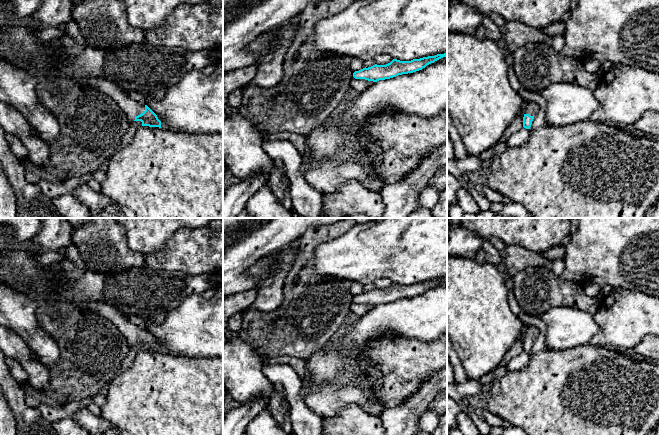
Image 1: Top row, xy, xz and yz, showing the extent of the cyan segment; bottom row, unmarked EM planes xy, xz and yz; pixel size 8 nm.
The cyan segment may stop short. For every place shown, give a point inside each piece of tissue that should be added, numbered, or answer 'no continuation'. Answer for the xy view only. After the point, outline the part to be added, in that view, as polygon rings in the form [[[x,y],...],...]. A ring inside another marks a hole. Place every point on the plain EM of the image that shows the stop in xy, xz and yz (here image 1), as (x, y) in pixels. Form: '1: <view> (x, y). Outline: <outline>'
1: xy (131, 332). Outline: [[[88,301],[85,303],[87,309],[103,315],[109,319],[117,329],[125,336],[129,346],[145,335],[145,329],[141,329],[129,321],[129,318],[114,306],[100,301]]]

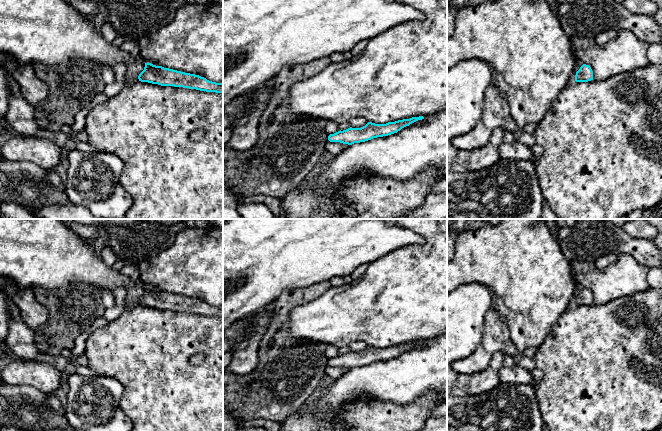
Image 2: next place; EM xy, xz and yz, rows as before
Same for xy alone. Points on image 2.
no continuation

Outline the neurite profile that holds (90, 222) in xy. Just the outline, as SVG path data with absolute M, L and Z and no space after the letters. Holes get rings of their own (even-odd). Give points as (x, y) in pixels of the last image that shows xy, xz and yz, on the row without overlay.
M70 219L78 224L88 226L132 226L140 222L139 219Z

